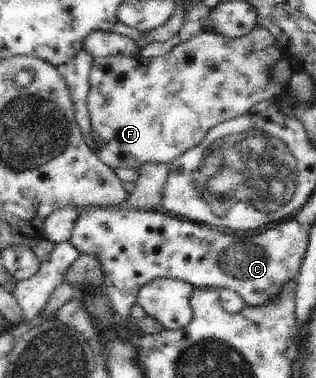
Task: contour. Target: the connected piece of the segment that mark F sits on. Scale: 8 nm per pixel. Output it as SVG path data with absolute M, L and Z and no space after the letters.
M257 24L249 34L237 37L236 39L216 35L215 33L201 32L196 34L191 40L179 43L167 54L154 59L141 58L140 56L133 58L123 55L93 59L88 80L90 84L88 90L88 113L92 126L92 133L96 140L95 154L112 169L116 169L117 167L138 169L145 163L170 163L184 152L187 152L190 148L197 146L197 144L203 140L207 132L214 126L225 122L227 119L237 118L245 114L252 106L260 102L281 96L281 94L285 92L287 84L280 83L272 77L272 70L281 58L284 57L279 42L275 40L275 37L267 28Z

